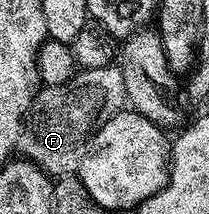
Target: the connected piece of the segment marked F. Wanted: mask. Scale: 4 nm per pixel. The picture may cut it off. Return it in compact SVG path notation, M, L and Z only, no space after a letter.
M116 64L78 70L60 86L43 85L31 100L21 134L22 156L58 179L78 174L79 164L95 133L126 104L124 73Z

